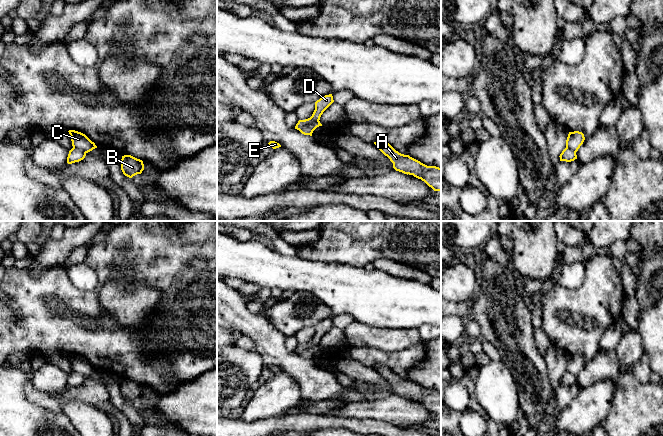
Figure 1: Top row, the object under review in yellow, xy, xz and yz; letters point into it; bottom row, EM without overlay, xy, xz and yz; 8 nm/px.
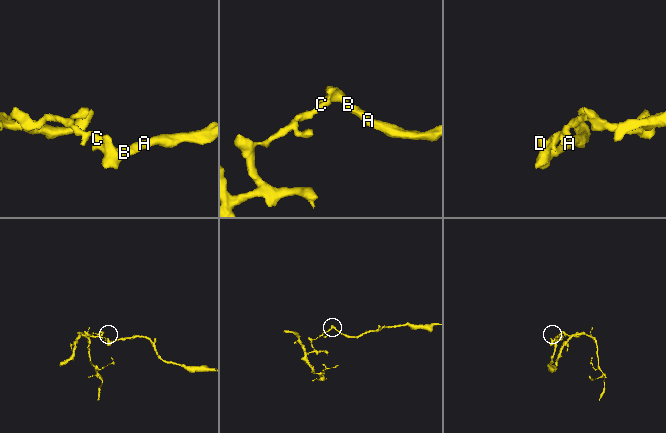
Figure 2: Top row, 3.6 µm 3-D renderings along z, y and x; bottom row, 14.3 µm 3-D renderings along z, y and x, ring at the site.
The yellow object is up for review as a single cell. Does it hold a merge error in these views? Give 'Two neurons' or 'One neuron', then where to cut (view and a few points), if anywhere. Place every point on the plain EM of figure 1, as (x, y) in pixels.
Two neurons. Split along xz (318, 344), (304, 349), (299, 354)

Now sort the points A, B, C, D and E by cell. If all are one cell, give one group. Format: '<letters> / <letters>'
A B D / C E

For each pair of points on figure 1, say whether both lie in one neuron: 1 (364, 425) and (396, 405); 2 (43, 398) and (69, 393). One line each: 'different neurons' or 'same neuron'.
1: different neurons
2: same neuron

